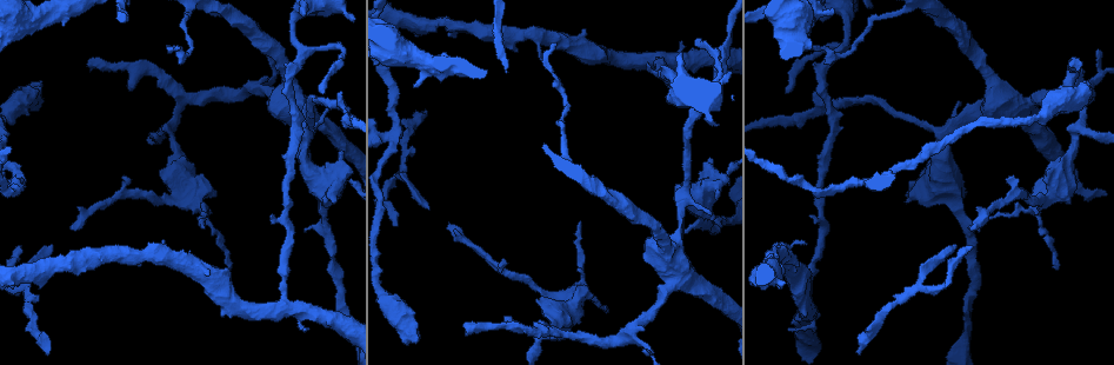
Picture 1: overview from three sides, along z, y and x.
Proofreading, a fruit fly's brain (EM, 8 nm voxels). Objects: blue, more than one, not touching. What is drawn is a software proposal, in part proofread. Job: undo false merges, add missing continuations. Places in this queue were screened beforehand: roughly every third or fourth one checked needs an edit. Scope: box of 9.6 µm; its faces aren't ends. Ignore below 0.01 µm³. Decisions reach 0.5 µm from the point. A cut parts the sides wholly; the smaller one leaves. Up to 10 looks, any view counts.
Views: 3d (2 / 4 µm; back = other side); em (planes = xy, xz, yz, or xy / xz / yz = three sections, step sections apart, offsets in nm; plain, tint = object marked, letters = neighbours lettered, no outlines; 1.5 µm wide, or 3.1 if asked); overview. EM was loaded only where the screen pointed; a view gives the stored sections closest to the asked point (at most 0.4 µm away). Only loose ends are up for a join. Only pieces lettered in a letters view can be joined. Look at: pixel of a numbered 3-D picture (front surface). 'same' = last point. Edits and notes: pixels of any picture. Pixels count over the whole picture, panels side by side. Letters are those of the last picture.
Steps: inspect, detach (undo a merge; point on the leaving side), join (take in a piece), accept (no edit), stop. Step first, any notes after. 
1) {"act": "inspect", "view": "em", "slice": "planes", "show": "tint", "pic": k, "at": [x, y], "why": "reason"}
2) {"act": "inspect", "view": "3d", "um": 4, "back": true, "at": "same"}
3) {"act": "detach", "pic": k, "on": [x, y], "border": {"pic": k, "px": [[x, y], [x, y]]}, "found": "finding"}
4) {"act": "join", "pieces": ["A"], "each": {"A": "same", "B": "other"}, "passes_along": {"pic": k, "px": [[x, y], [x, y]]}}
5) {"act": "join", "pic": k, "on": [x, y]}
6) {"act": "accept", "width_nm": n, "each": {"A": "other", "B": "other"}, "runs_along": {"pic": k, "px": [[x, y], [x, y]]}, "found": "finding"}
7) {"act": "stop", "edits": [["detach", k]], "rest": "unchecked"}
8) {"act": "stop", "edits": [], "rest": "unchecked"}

{"act": "inspect", "view": "em", "slice": "planes", "show": "tint", "pic": 1, "at": [186, 98], "why": "a narrow waist"}

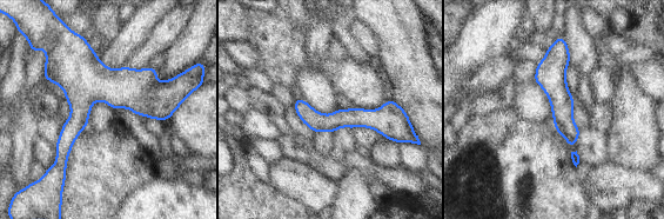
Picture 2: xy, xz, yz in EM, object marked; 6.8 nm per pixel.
{"act": "inspect", "view": "em", "slice": "planes", "show": "letters", "at": "same"}

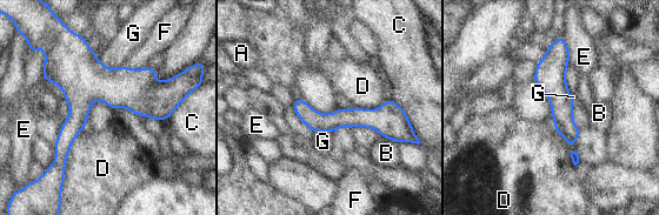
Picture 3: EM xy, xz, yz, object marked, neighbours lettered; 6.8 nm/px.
{"act": "accept", "width_nm": 130, "each": {"A": "other", "B": "other", "C": "other", "D": "other", "E": "other", "F": "other", "G": "other"}, "found": "one cell here"}

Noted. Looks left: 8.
{"act": "inspect", "view": "em", "slice": "yz", "step": 8, "show": "letters", "pic": 1, "at": [206, 210], "why": "small branch off a trunk"}

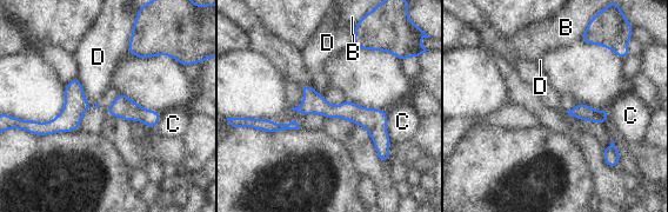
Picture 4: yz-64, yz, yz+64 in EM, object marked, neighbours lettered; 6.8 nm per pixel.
{"act": "accept", "width_nm": 70, "each": {"B": "other", "C": "other", "D": "other"}, "found": "continuous, no second cell"}

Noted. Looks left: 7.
{"act": "inspect", "view": "3d", "um": 2, "pic": 1, "at": [306, 327], "why": "branch stops here"}

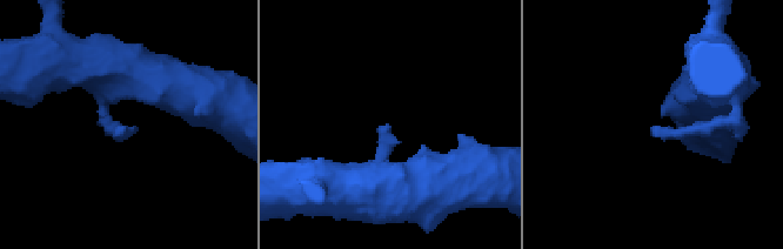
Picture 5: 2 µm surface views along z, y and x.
{"act": "inspect", "view": "em", "slice": "xy", "step": 4, "show": "tint", "pic": 5, "at": [125, 129]}

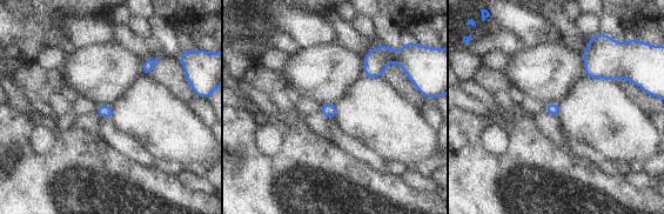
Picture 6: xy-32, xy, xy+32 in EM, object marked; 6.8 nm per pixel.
{"act": "inspect", "view": "em", "slice": "yz", "step": 8, "show": "letters", "at": "same", "why": "cut it another way"}

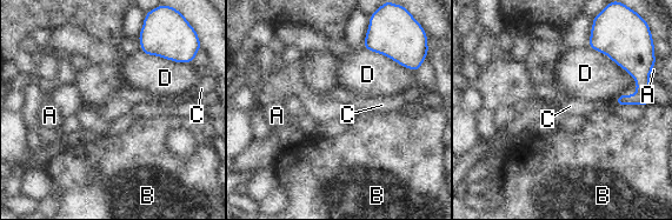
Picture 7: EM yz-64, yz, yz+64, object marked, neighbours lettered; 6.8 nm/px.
{"act": "accept", "each": {"A": "other", "B": "other", "C": "other", "D": "other"}, "border": {"pic": 7, "px": [[589, 46], [605, 53], [633, 79]]}, "found": "none of them fits"}

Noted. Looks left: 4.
{"act": "inspect", "view": "em", "slice": "yz", "step": 4, "show": "tint", "pic": 1, "at": [517, 51], "why": "thick end"}

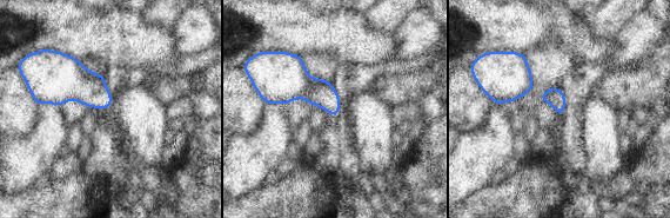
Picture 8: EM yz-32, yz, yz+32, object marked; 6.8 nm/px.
{"act": "inspect", "view": "em", "slice": "yz", "step": 4, "show": "letters", "at": "same", "why": "what lies round it"}

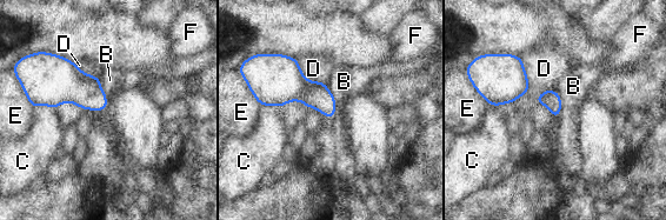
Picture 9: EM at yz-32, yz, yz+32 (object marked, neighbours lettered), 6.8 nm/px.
{"act": "join", "pieces": ["B"], "longest_contact_nm": ["D", 360], "each": {"B": "same", "C": "other", "D": "other", "E": "other", "F": "other"}, "found": "it goes on there"}

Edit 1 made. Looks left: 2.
{"act": "stop", "edits": [["join", 9]], "rest": "unchecked"}

